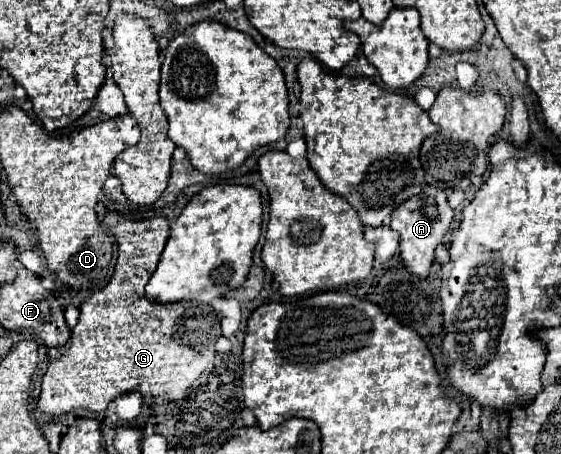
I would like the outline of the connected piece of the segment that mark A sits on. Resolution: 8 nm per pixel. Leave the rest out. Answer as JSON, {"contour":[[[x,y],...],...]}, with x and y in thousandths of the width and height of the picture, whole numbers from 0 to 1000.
{"contour":[[[754,410],[743,432],[729,436],[711,458],[704,458],[693,498],[715,515],[715,568],[725,595],[733,595],[733,604],[747,604],[750,612],[765,608],[765,590],[775,568],[775,546],[790,533],[804,493],[807,493],[807,463],[797,445],[793,423],[775,410]]]}

